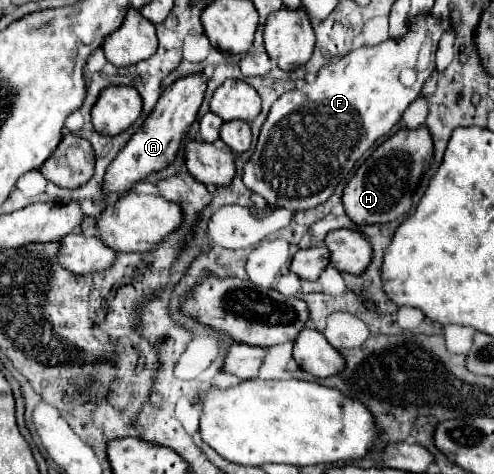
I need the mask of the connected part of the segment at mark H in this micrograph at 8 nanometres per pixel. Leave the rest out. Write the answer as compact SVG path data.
M423 126L415 130L399 130L387 138L375 152L359 166L355 176L343 190L345 214L353 224L385 224L401 218L411 208L411 196L433 156L433 140Z

